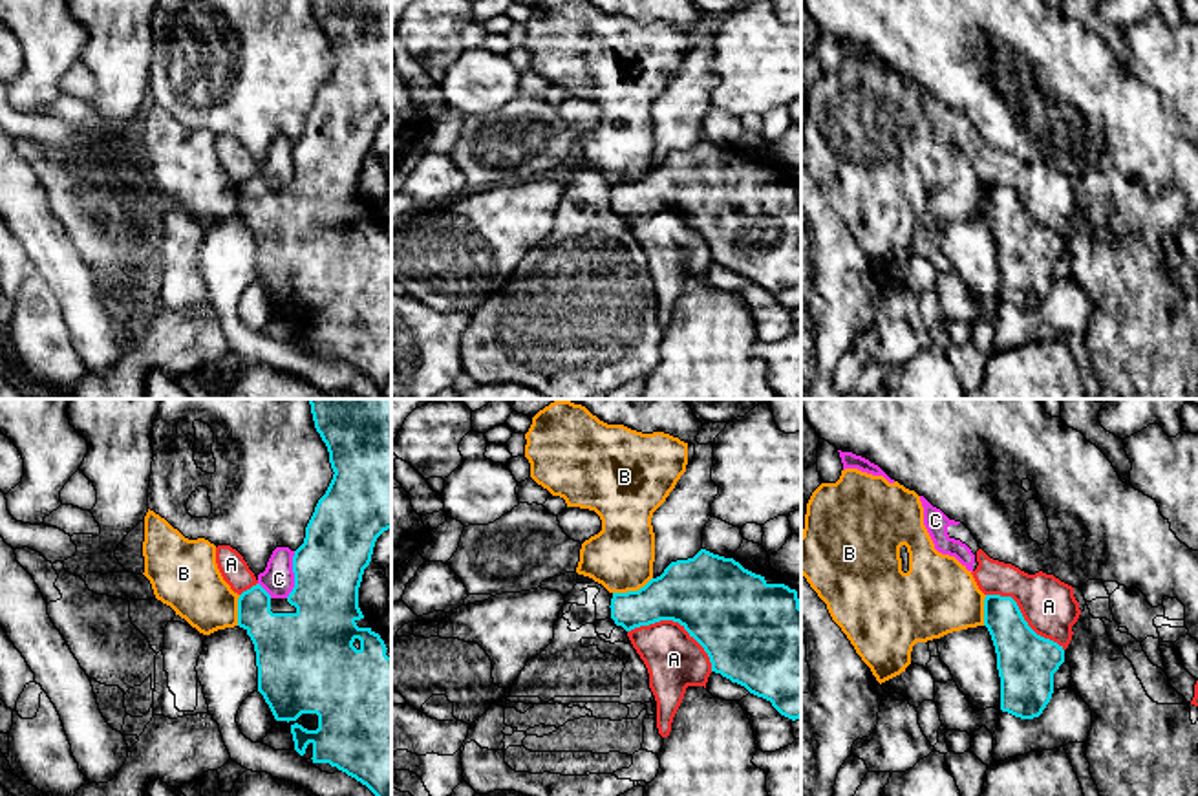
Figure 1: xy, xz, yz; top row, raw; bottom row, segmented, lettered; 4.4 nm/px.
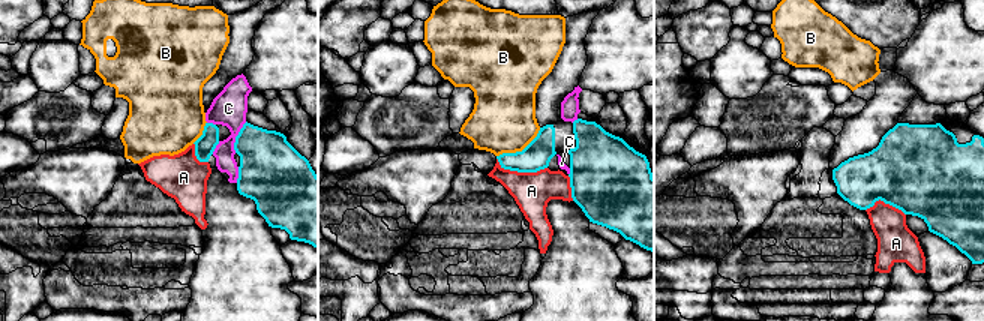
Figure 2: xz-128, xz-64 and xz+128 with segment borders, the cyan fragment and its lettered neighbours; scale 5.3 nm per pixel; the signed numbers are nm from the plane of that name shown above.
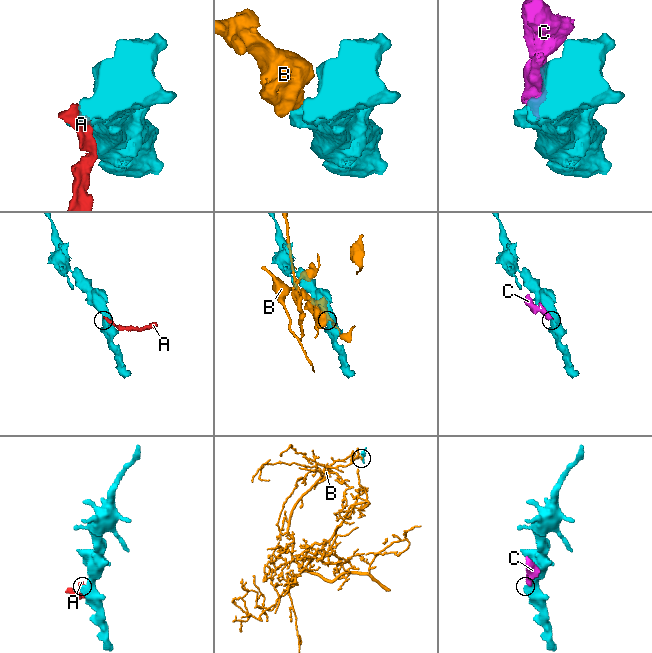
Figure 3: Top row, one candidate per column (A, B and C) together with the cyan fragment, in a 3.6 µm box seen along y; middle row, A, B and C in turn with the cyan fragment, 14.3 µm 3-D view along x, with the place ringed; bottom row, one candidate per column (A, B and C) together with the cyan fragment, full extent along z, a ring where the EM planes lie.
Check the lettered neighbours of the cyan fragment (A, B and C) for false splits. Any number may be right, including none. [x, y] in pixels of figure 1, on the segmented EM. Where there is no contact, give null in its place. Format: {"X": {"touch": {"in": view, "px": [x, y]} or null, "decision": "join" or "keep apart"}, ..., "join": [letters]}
{"A": {"touch": {"in": "xz", "px": [677, 621]}, "decision": "keep apart"}, "B": {"touch": {"in": "xz", "px": [631, 591]}, "decision": "keep apart"}, "C": {"touch": {"in": "xy", "px": [295, 575]}, "decision": "keep apart"}, "join": []}

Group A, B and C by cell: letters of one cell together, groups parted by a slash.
A C / B

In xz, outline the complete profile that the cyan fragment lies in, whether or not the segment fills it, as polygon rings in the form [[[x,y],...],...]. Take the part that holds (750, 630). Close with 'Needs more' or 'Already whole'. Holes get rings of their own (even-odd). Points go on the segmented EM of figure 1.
[[[701,549],[693,558],[671,562],[664,573],[638,591],[613,593],[611,619],[631,631],[660,620],[679,622],[708,653],[711,672],[763,697],[785,717],[801,717],[801,606],[797,591],[785,584],[768,584],[765,576],[744,569],[733,558]]]. Already whole

